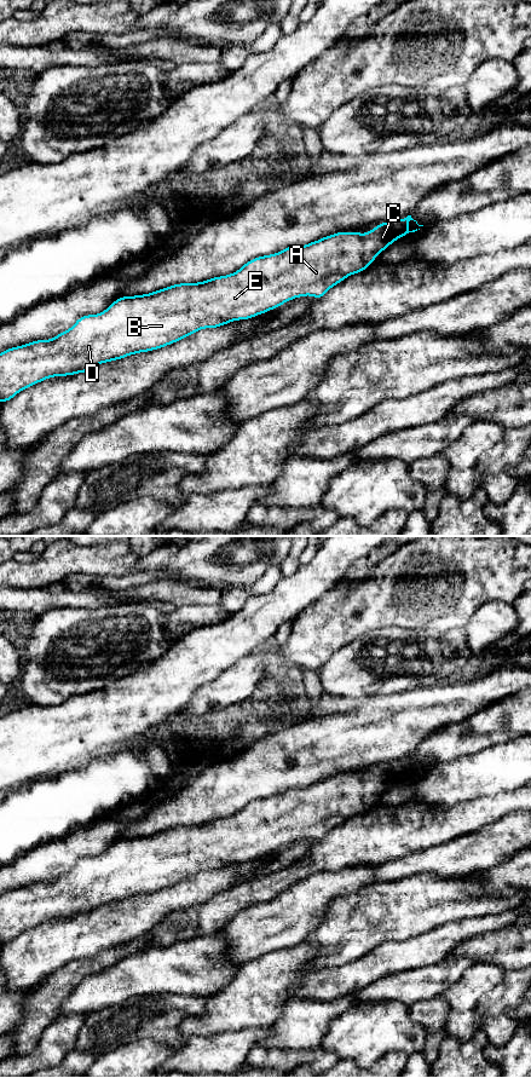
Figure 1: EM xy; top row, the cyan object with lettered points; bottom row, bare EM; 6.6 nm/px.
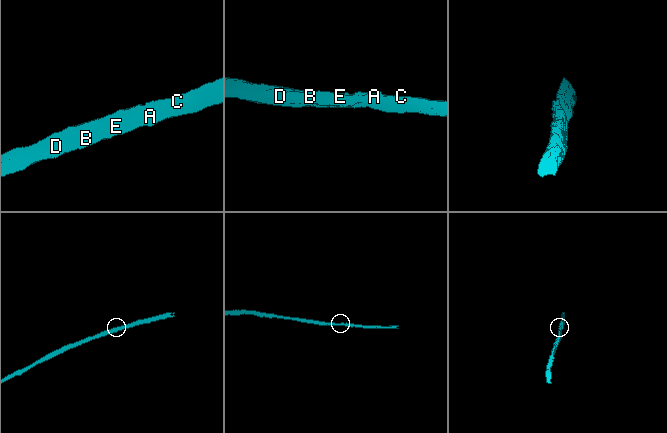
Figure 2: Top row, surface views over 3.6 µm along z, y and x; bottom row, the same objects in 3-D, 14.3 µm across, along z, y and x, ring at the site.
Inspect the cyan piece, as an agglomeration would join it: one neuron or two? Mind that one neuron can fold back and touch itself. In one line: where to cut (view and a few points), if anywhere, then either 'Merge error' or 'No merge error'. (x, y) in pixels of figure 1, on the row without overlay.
No split. No merge error

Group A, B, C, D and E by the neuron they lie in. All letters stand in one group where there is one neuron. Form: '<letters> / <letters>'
A B C D E

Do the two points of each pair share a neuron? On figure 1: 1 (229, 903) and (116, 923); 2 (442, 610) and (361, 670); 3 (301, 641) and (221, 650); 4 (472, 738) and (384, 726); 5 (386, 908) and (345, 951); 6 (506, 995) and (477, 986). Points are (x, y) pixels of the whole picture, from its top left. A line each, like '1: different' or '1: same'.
1: different
2: different
3: different
4: different
5: same
6: different

